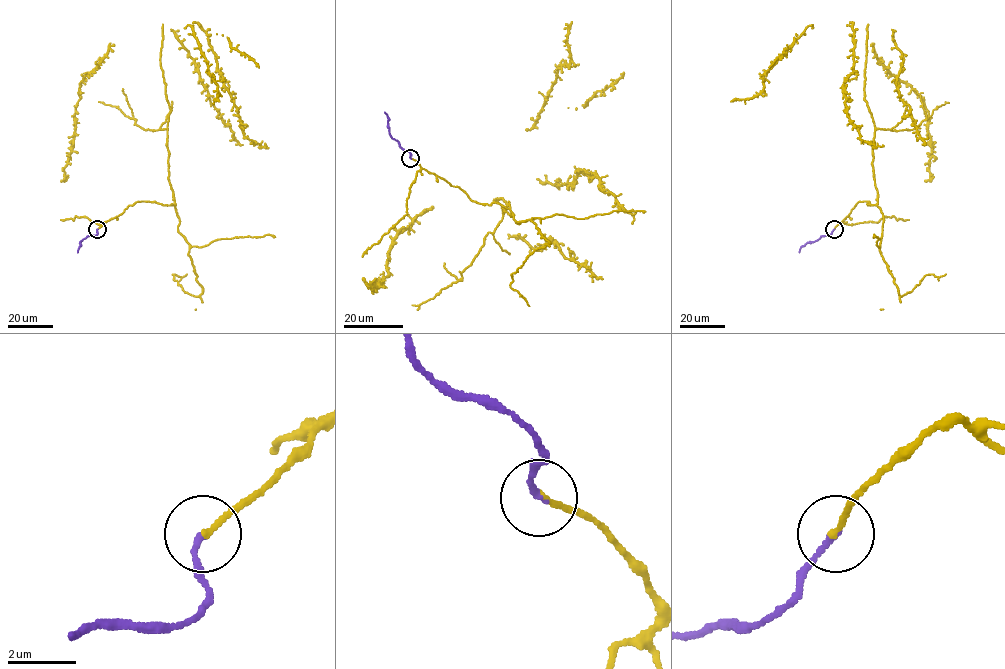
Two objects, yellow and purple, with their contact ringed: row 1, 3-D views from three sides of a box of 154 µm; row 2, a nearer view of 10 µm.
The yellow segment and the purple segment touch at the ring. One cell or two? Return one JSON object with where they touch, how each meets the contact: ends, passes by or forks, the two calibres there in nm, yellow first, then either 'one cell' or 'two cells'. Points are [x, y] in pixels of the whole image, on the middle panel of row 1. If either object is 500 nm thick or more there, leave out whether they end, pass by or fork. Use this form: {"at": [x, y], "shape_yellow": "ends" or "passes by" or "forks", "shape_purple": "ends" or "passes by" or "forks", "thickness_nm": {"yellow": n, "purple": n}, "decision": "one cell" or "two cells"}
{"at": [410, 158], "shape_yellow": "ends", "shape_purple": "ends", "thickness_nm": {"yellow": 160, "purple": 180}, "decision": "one cell"}

